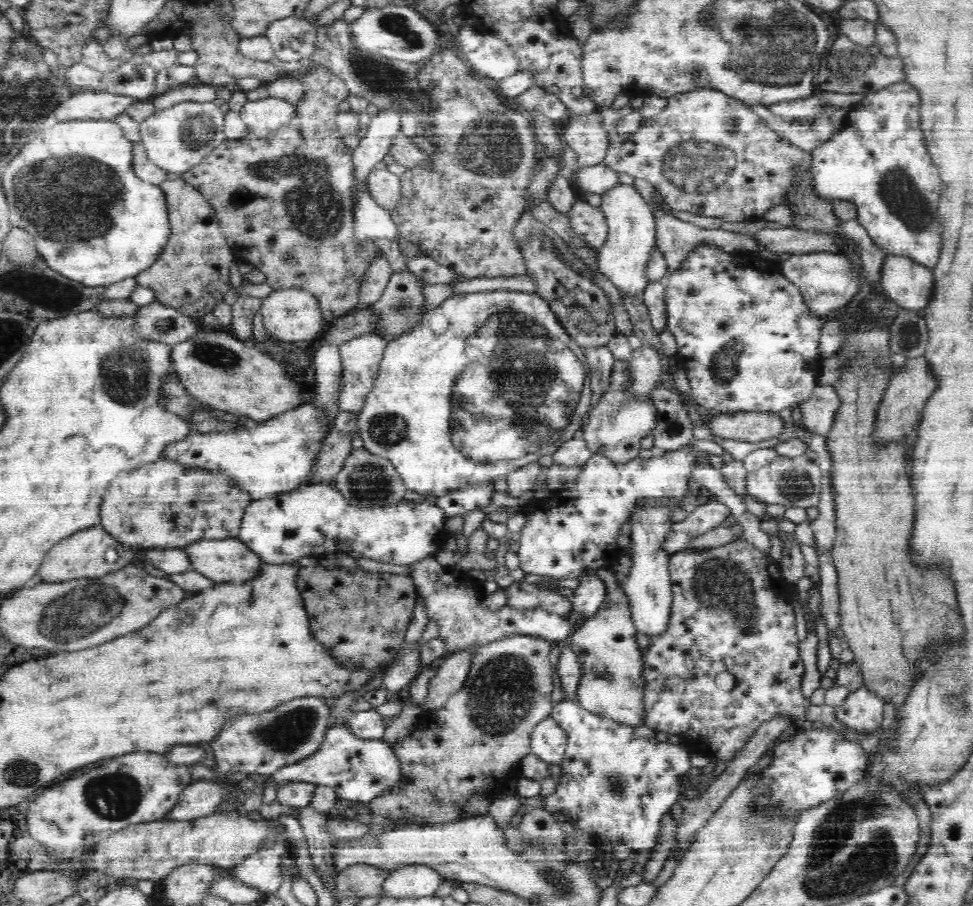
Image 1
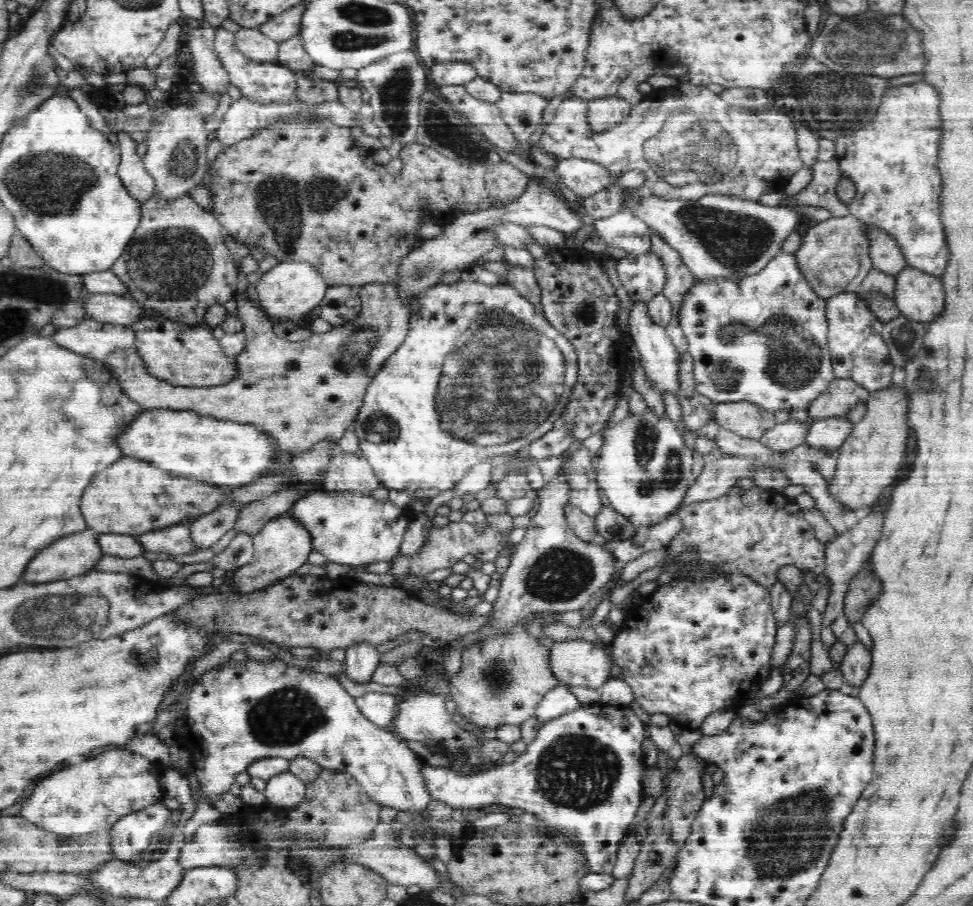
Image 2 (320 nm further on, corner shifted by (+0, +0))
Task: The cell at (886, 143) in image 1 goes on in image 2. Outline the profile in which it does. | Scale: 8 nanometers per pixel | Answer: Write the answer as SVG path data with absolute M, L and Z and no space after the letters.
M917 82L886 88L880 98L875 116L860 130L842 133L834 138L836 152L831 162L838 167L838 176L854 183L855 196L848 204L849 214L865 225L886 232L898 245L908 266L922 269L940 277L949 256L940 214L942 181L936 168L938 156L939 112L938 93L930 85Z

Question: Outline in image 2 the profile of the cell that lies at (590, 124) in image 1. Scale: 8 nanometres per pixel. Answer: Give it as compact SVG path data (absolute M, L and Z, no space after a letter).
M610 97L586 103L586 121L591 134L604 134L630 115L631 104L620 97Z

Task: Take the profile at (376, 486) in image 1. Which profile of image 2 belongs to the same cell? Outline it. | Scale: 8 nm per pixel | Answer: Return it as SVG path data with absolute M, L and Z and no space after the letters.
M344 451L338 452L330 460L323 483L326 491L351 491L364 495L381 488L382 484L365 455Z

